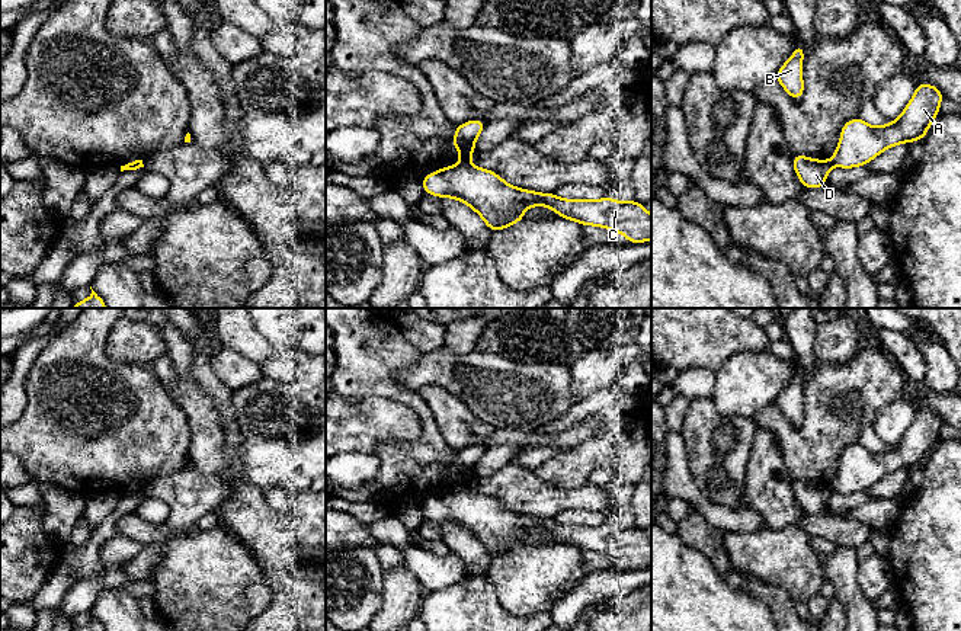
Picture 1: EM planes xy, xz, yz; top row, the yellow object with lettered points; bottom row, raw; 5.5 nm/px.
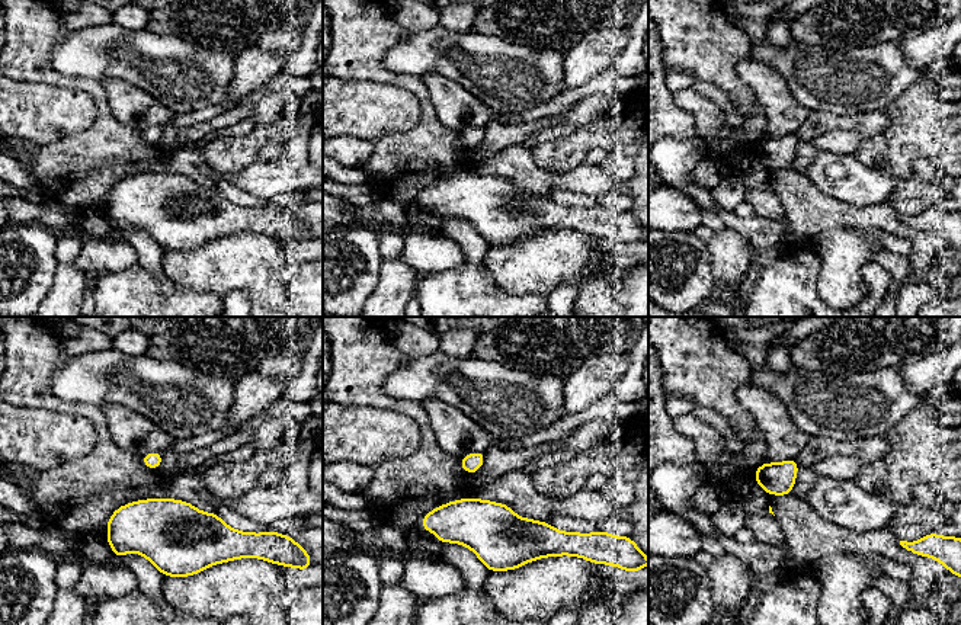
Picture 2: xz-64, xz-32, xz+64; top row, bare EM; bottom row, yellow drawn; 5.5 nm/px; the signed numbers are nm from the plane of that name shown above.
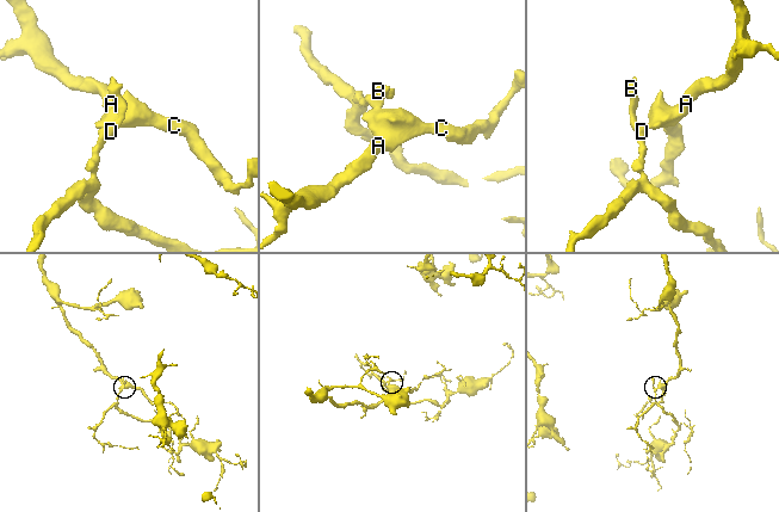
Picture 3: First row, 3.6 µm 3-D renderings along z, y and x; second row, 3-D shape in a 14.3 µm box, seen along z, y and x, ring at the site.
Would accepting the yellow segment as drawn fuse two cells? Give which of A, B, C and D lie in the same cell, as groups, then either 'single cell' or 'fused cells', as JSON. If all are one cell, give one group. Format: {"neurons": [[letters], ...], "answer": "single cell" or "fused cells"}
{"neurons": [["A", "C"], ["B", "D"]], "answer": "fused cells"}

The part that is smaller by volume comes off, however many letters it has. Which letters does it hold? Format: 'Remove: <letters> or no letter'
Remove: B, D

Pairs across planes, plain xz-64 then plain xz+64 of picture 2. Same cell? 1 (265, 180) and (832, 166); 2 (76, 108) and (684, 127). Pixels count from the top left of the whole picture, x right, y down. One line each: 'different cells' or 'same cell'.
1: same cell
2: same cell

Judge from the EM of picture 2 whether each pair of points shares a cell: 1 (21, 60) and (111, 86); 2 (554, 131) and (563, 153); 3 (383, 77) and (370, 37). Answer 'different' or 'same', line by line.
1: different
2: different
3: same

